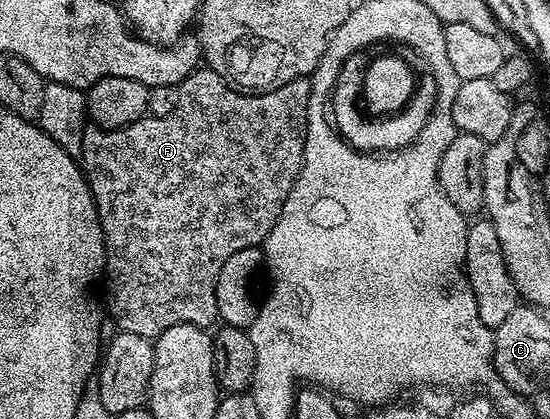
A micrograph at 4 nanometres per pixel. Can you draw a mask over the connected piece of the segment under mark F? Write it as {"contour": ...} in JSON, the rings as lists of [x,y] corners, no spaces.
{"contour":[[[200,66],[181,81],[176,92],[179,93],[175,96],[175,109],[168,116],[148,114],[129,126],[109,129],[87,126],[83,129],[81,167],[83,175],[87,178],[87,185],[91,187],[95,209],[101,222],[106,252],[105,264],[109,272],[111,268],[111,316],[115,319],[114,327],[120,332],[141,334],[150,341],[154,341],[162,332],[169,330],[169,326],[192,324],[198,328],[210,329],[211,323],[219,320],[215,283],[217,274],[221,274],[221,266],[225,266],[225,258],[233,258],[237,250],[262,245],[273,230],[295,181],[299,179],[307,137],[307,107],[311,97],[311,82],[308,77],[302,76],[276,88],[244,94],[226,84],[212,68]]]}

